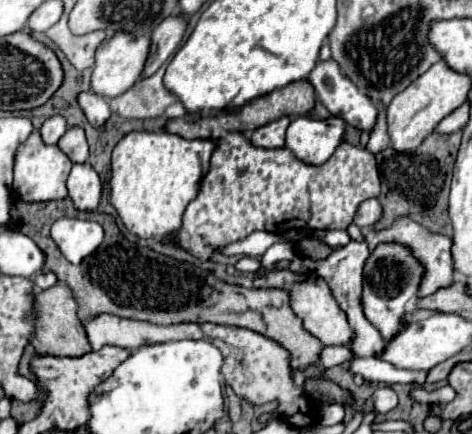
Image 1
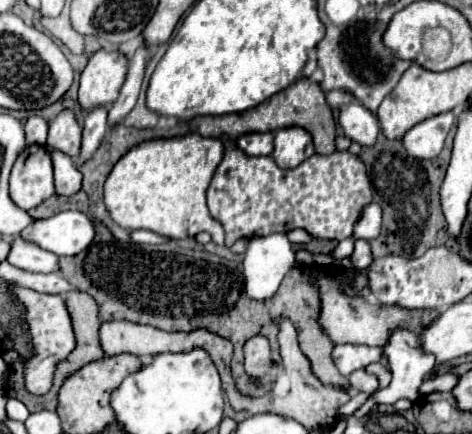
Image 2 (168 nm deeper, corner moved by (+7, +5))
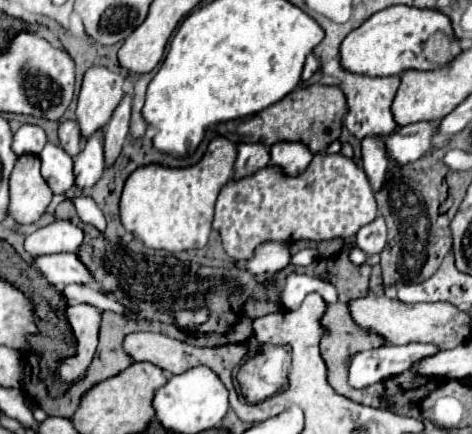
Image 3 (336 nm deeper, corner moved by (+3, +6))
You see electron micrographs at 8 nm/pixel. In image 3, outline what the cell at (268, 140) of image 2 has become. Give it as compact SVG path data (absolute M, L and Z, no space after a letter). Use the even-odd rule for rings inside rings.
M242 143L238 145L238 159L234 165L234 179L244 179L254 175L256 171L268 167L270 153L262 143Z

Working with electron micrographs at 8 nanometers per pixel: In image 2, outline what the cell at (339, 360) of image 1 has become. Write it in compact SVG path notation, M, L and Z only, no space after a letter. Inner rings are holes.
M342 344L334 346L332 360L342 376L350 376L358 368L366 368L372 362L378 362L382 356L382 348L370 346L356 346L356 344Z

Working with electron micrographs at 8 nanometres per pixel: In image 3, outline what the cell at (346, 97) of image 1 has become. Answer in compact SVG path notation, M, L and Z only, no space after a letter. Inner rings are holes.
M366 137L362 139L362 169L370 181L370 187L374 193L378 193L384 187L386 181L386 167L388 157L384 151L382 137Z

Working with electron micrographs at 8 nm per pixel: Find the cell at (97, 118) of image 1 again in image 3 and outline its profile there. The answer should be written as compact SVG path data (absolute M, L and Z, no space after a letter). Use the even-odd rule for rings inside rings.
M96 131L74 159L74 177L80 191L96 185L104 173L104 149L102 149L102 131Z

